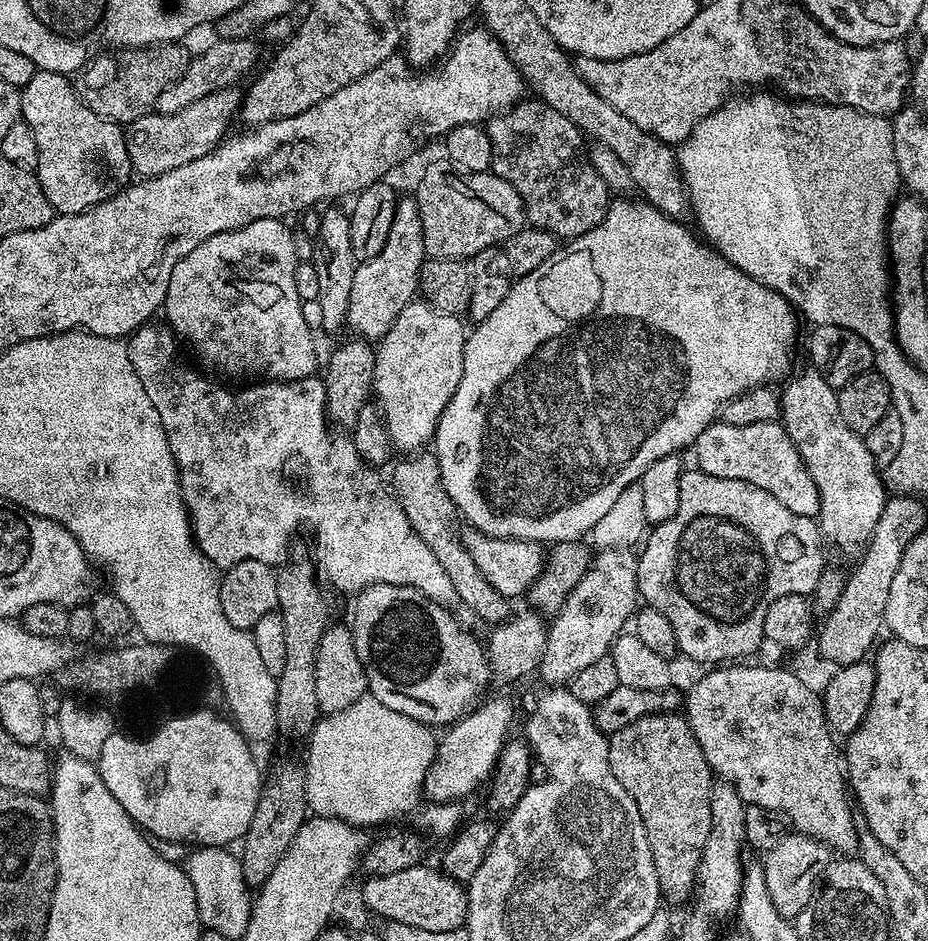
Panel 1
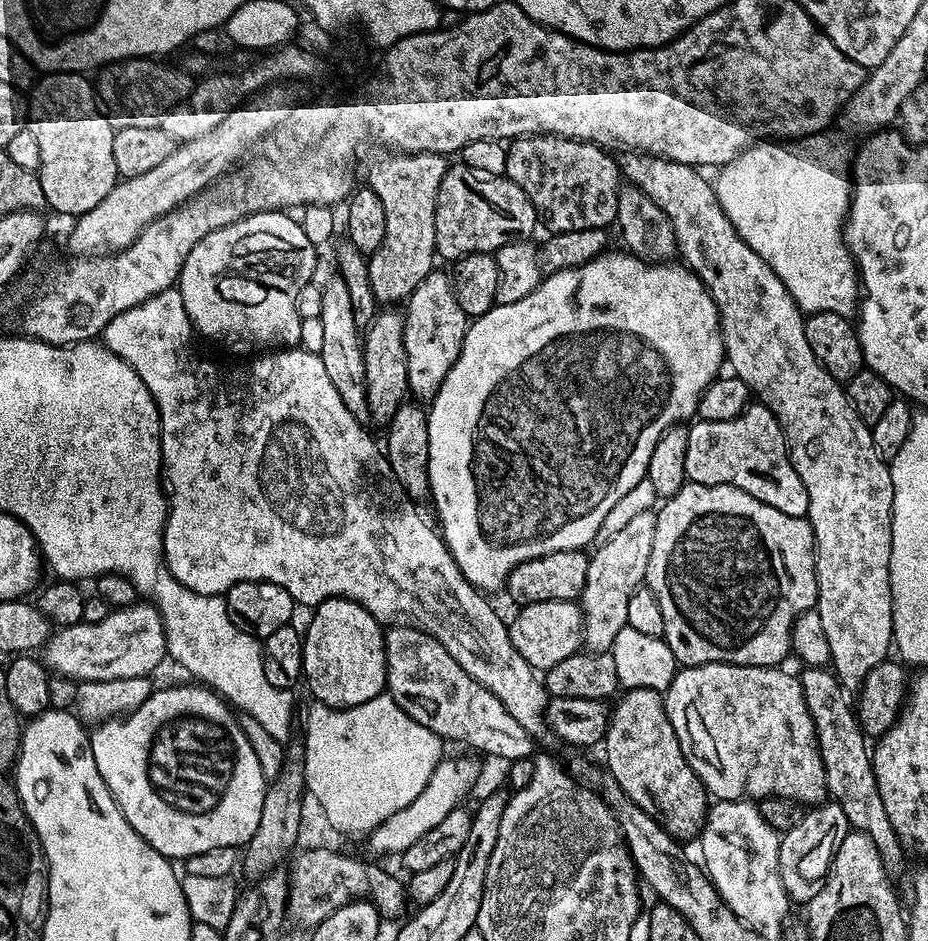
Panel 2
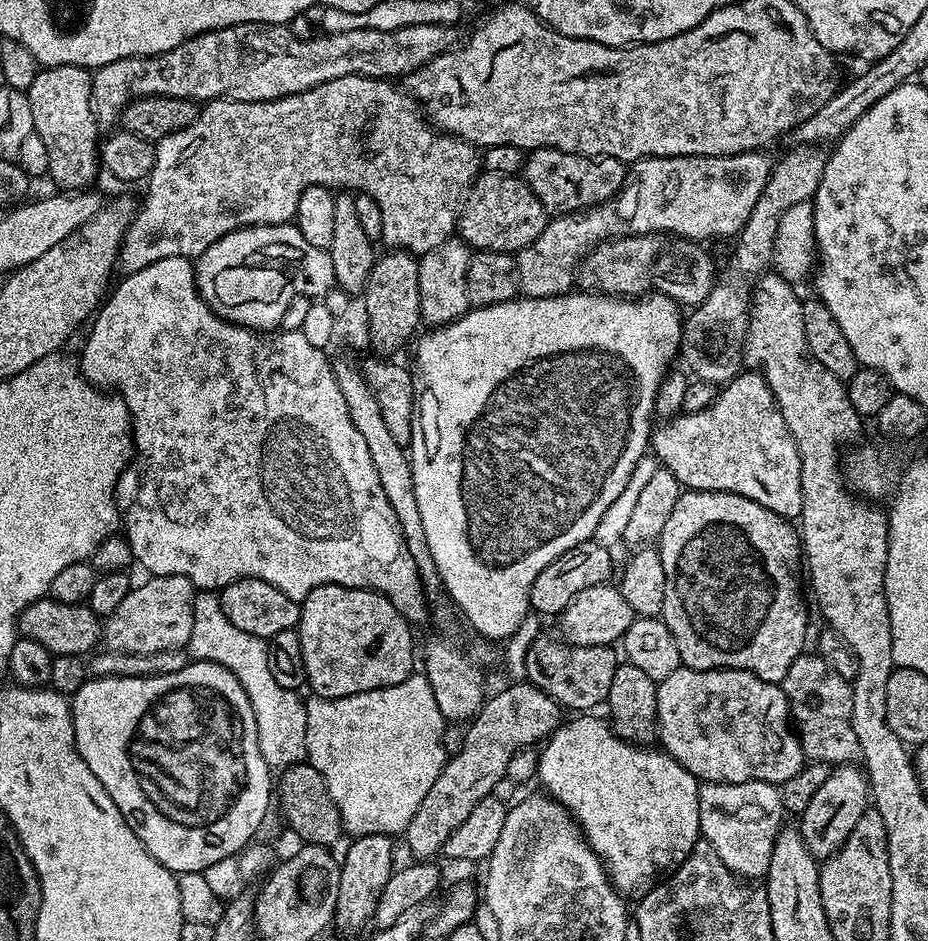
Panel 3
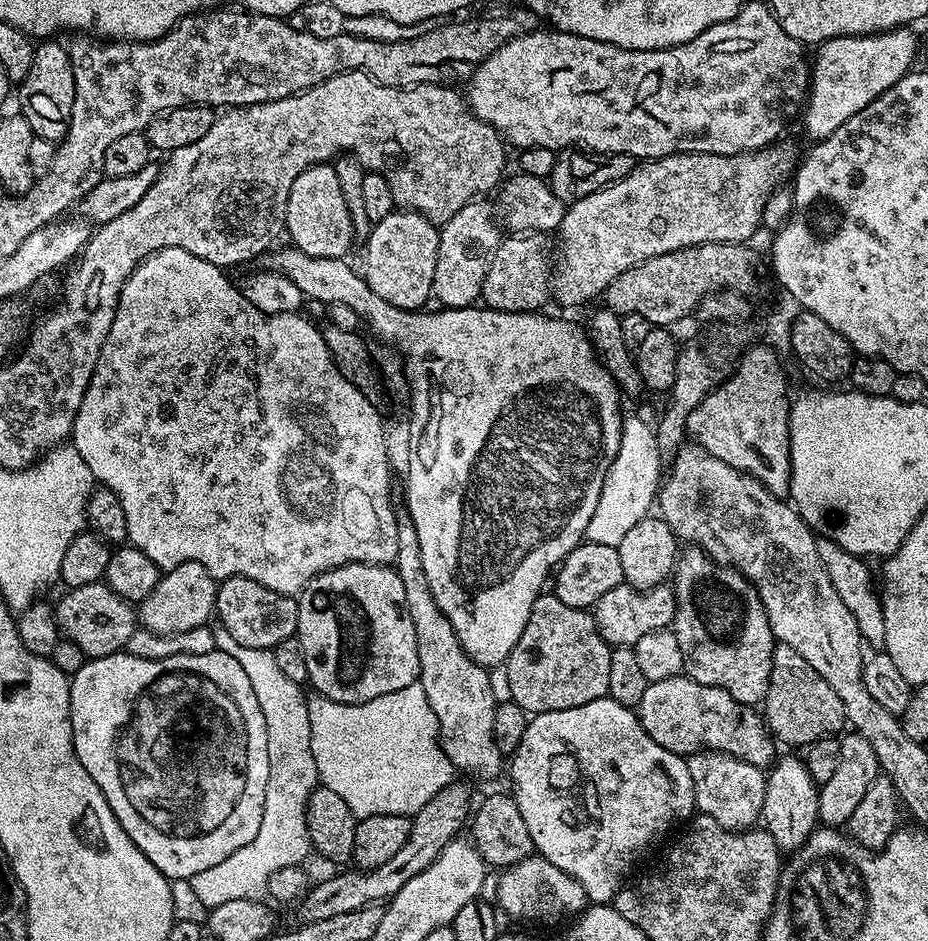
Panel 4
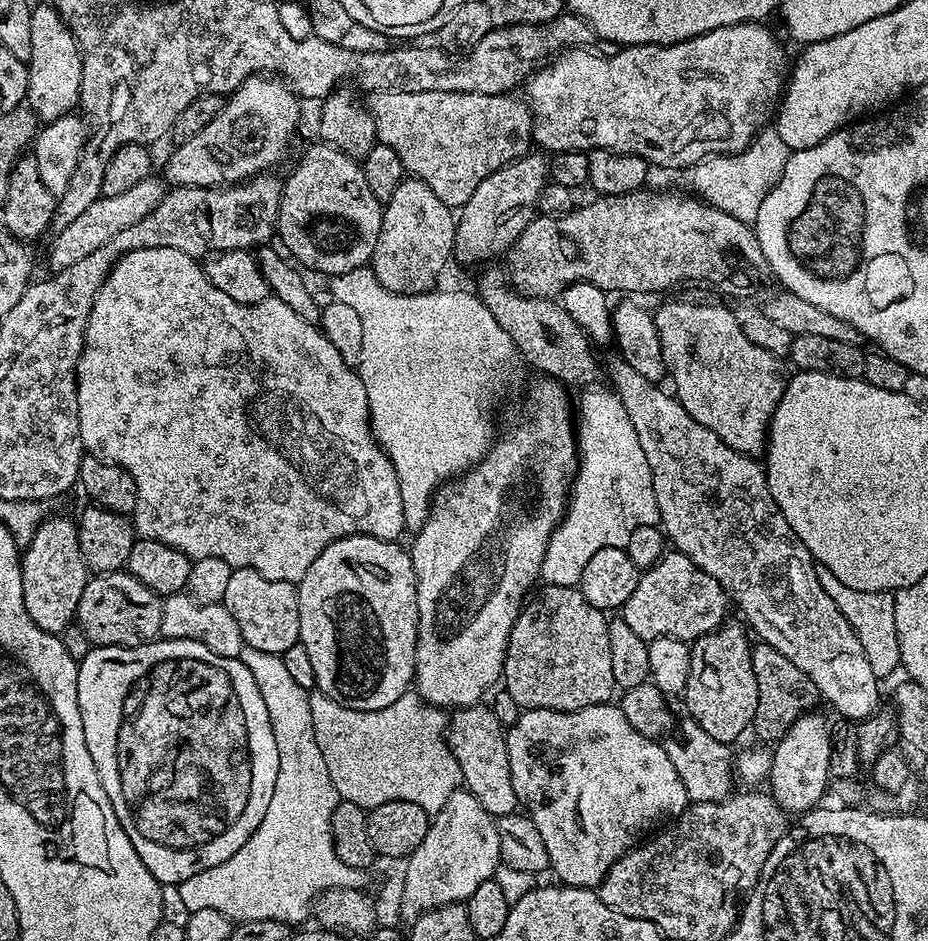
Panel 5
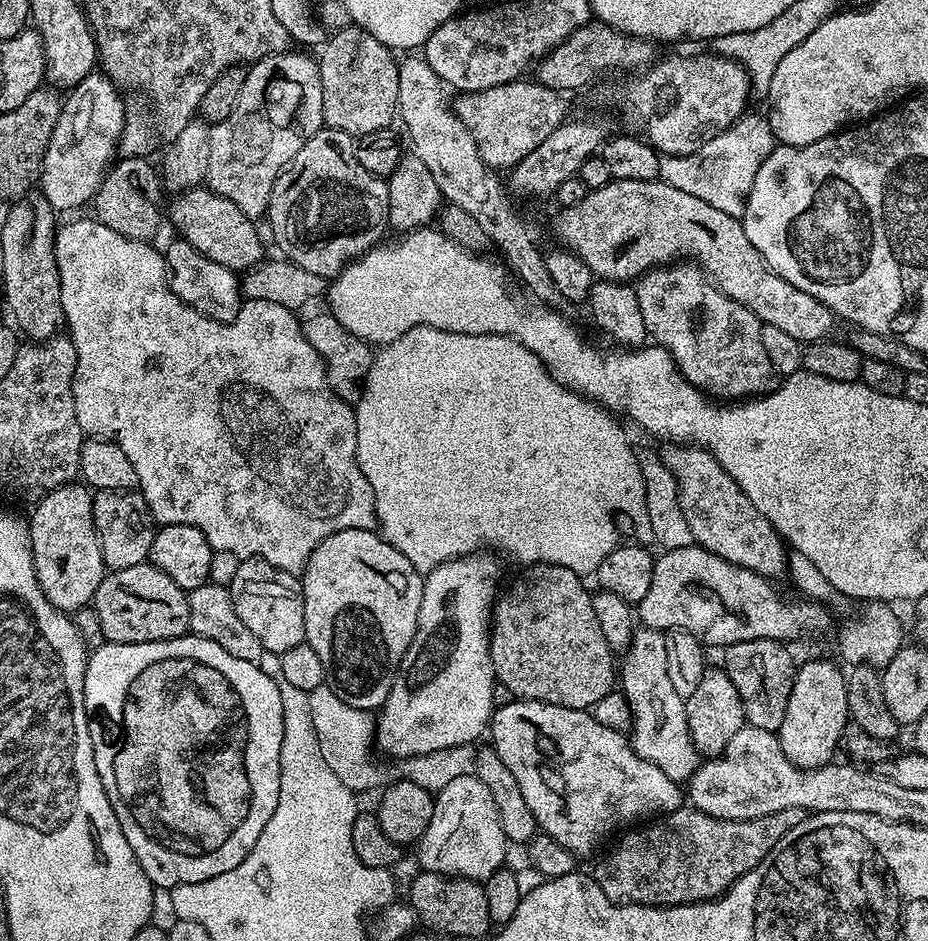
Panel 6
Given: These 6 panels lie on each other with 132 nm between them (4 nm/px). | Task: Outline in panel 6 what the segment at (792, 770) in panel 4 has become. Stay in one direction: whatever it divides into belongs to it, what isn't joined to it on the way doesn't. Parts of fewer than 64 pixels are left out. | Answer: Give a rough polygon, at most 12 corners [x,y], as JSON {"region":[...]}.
{"region":[[828,660],[796,669],[782,754],[799,768],[833,763],[848,682]]}

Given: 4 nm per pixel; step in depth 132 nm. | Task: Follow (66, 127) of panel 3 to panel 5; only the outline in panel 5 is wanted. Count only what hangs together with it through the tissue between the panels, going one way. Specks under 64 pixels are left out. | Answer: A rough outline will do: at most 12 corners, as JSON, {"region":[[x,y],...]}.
{"region":[[46,2],[30,14],[26,106],[37,121],[79,105],[82,58]]}

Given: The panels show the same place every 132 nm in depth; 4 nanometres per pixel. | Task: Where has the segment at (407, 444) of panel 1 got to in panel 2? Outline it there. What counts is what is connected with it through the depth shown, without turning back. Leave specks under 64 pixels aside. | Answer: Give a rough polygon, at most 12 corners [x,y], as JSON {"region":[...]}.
{"region":[[426,274],[403,314],[408,391],[431,402],[470,318],[453,277]]}

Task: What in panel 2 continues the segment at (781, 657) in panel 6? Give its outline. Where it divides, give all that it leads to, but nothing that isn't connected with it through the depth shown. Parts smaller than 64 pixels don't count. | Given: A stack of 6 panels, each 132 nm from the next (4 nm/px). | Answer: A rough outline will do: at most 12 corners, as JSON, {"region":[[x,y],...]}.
{"region":[[835,671],[798,679],[828,795],[874,838],[884,868],[906,848],[874,778],[870,744]]}

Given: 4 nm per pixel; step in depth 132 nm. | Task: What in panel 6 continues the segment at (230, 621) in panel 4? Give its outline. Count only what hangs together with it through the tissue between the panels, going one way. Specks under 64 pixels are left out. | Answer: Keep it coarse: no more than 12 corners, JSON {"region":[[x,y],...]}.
{"region":[[244,558],[230,591],[265,652],[305,643],[299,575]]}

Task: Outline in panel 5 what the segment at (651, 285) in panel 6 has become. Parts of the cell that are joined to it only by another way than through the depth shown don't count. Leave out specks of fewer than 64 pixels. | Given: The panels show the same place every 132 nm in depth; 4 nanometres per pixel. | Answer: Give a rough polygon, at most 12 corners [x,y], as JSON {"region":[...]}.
{"region":[[720,304],[655,309],[680,405],[756,458],[781,357]]}

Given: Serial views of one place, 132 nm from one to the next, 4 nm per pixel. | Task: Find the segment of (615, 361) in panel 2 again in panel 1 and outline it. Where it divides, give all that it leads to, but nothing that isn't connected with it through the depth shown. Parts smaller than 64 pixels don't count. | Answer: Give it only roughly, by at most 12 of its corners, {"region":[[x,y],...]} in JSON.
{"region":[[643,198],[464,341],[434,451],[579,541],[798,313]]}

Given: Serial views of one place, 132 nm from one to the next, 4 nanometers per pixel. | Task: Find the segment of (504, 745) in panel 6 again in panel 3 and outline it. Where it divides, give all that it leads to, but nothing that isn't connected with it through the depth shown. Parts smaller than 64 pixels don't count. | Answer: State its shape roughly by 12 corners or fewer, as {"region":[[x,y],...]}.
{"region":[[596,714],[543,741],[538,784],[616,891],[701,839],[701,781]]}

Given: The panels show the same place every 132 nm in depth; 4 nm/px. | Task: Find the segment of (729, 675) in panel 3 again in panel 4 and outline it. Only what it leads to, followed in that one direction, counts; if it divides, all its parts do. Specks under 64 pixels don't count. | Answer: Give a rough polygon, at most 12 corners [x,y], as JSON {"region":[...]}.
{"region":[[683,674],[648,683],[646,734],[685,758],[778,756],[755,707]]}

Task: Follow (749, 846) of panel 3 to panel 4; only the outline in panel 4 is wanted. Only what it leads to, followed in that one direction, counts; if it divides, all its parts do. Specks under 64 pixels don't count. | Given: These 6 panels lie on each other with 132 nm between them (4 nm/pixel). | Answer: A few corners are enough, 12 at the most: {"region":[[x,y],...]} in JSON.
{"region":[[725,752],[687,757],[696,812],[747,830],[765,769]]}

